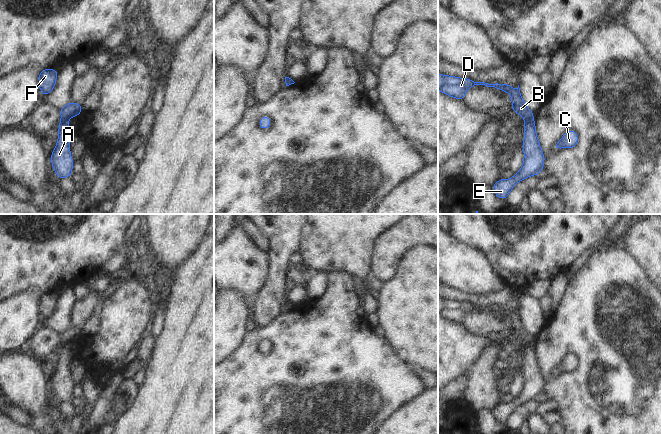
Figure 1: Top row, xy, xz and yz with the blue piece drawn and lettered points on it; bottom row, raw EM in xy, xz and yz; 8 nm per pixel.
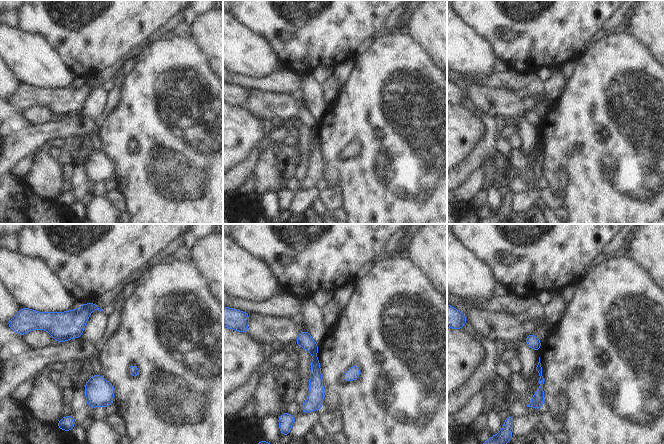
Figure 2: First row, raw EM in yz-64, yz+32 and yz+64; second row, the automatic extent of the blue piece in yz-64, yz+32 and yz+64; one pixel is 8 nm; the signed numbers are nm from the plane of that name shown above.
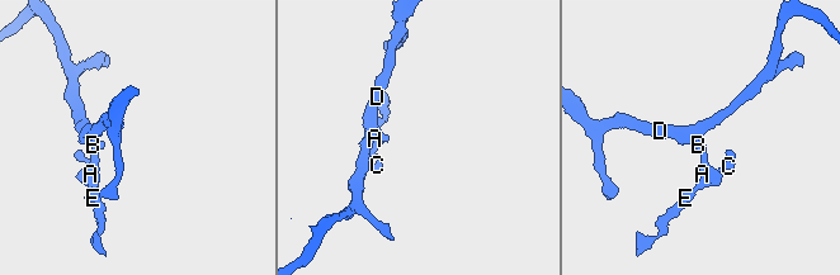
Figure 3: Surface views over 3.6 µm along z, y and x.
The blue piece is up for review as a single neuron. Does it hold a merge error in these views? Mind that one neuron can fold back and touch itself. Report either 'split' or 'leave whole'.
split

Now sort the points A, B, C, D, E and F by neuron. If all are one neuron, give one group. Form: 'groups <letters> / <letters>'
groups A C E / B D F

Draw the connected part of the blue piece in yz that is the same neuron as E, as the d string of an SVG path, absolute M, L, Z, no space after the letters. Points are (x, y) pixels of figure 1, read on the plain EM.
M533 342L525 344L524 349L524 386L521 394L510 404L501 402L493 410L496 421L506 423L516 407L532 399L540 399L545 381L536 360L536 351Z

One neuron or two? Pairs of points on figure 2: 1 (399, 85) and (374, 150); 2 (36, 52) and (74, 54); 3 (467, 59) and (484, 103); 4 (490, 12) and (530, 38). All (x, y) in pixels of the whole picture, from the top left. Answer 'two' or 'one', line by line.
1: one
2: two
3: two
4: one

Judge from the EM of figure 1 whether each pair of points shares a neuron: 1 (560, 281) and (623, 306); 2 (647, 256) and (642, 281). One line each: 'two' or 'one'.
1: two
2: two

